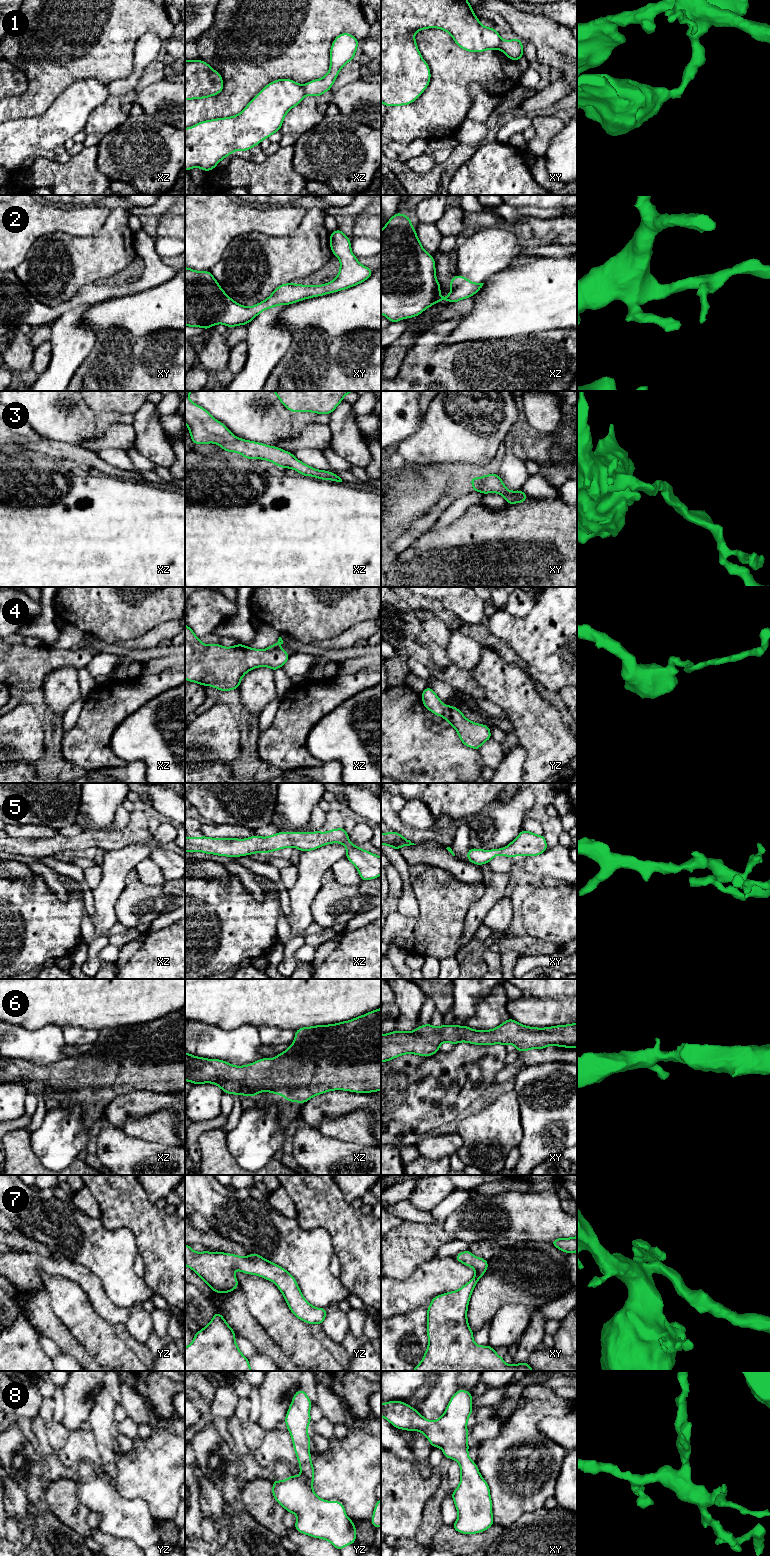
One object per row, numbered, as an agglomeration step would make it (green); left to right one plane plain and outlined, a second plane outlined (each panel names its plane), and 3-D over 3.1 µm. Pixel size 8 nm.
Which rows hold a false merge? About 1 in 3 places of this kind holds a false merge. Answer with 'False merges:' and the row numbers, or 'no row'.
False merges: 1, 4

